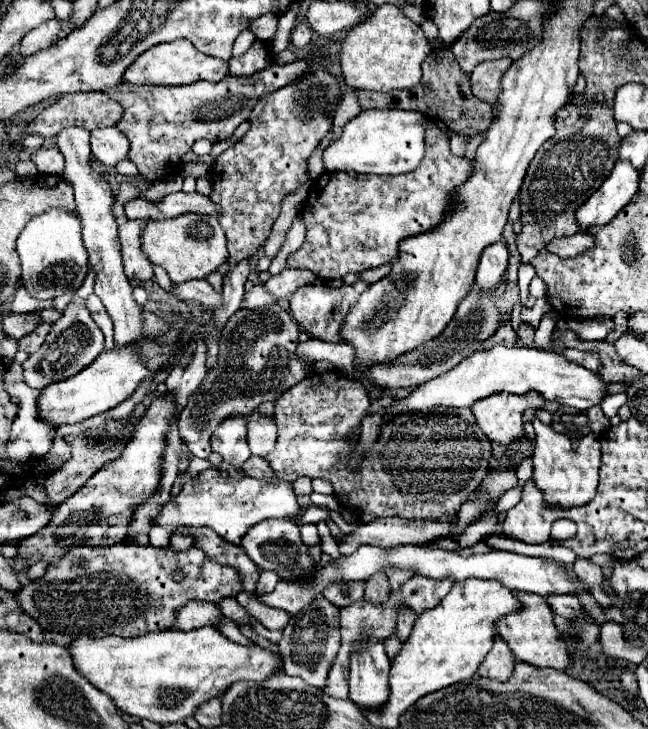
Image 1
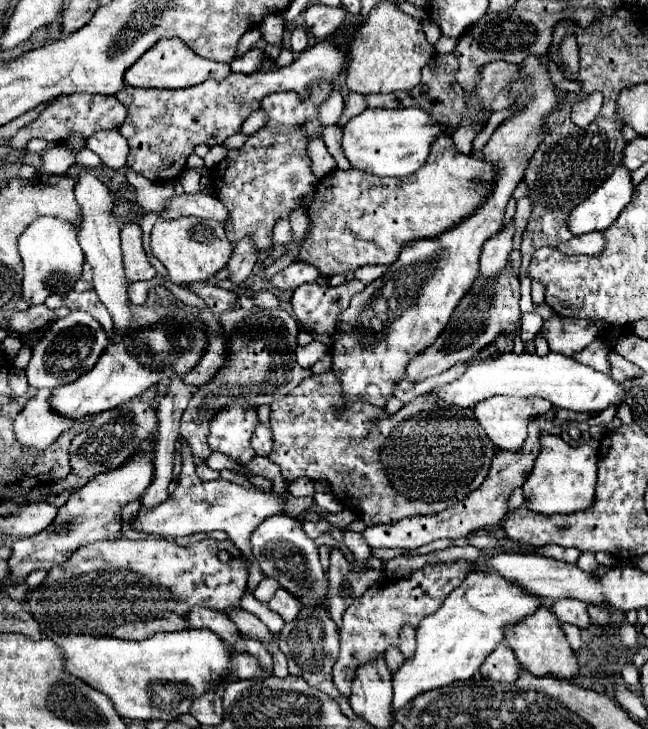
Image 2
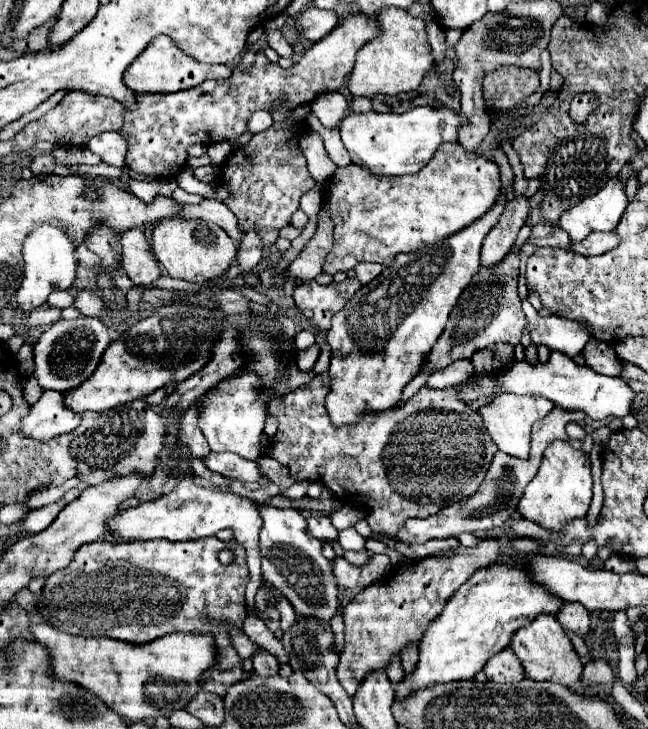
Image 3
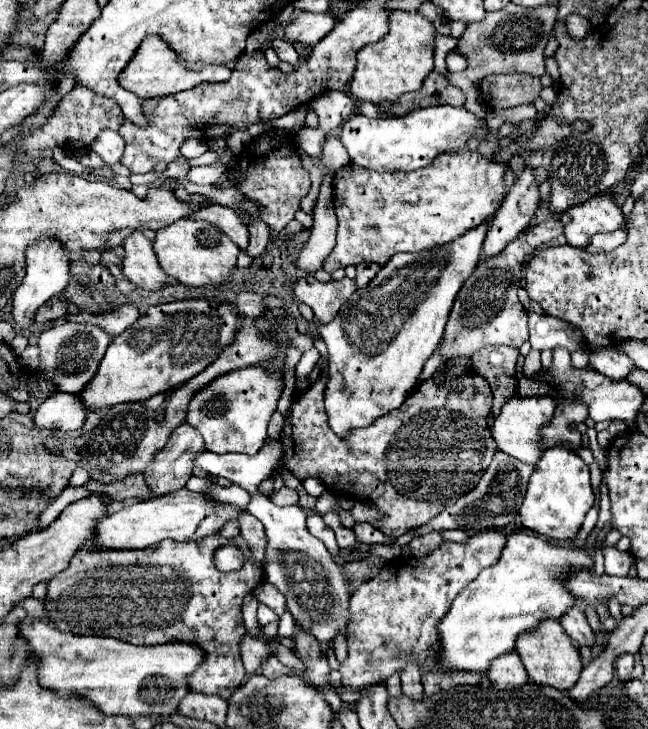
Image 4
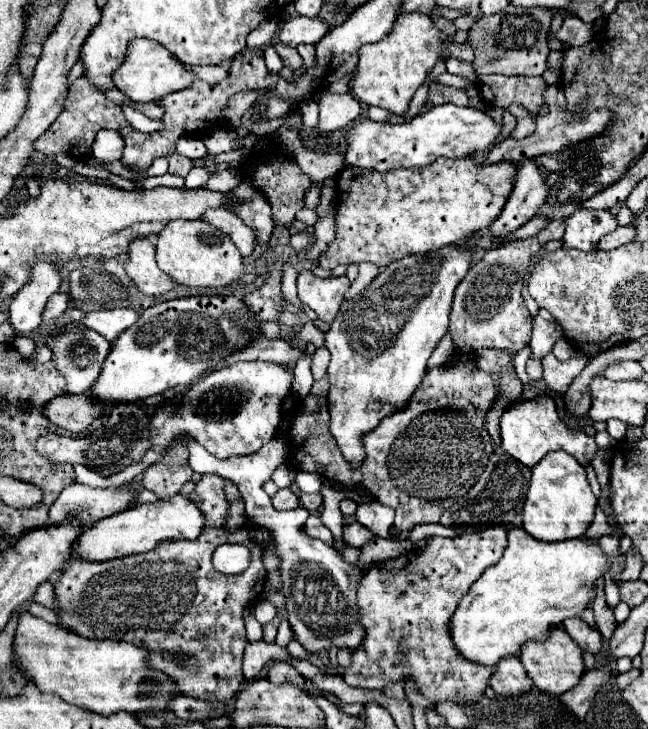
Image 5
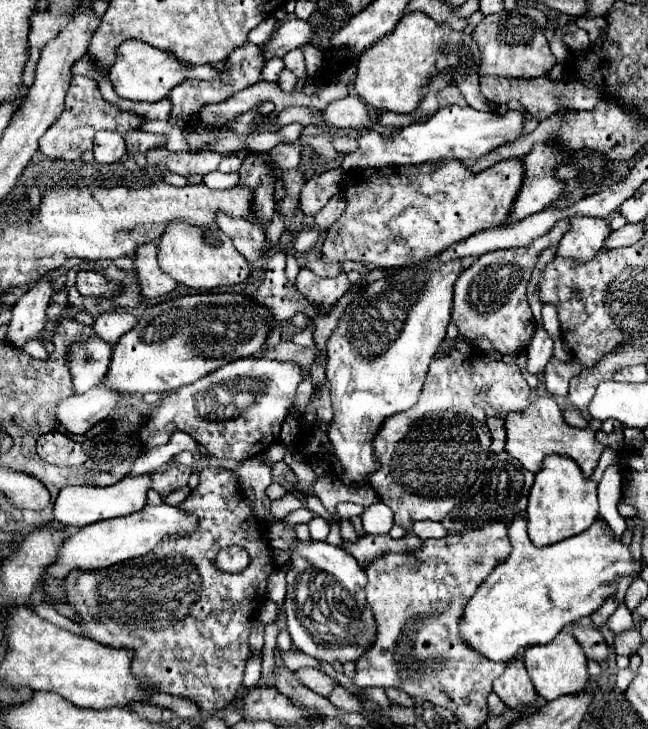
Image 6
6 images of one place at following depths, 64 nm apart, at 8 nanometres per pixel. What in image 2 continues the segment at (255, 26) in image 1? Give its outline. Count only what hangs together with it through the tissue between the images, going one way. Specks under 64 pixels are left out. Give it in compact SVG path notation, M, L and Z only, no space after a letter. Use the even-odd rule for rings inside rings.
M280 14L266 16L266 18L262 20L262 24L260 24L262 38L264 38L268 44L274 44L274 46L284 48L284 44L282 44L284 27L285 23Z

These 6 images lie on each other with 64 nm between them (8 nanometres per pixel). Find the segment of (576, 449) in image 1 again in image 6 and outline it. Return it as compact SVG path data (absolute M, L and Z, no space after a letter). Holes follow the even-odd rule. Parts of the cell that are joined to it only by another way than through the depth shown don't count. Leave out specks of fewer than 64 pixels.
M548 456L528 496L528 536L534 546L550 546L576 536L592 526L598 518L598 484L588 482L576 462L566 456Z

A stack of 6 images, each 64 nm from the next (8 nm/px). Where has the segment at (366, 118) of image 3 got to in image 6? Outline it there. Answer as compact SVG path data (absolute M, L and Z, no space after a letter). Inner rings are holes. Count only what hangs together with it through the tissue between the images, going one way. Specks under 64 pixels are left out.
M448 106L448 108L440 108L436 114L432 114L424 124L410 124L402 130L398 130L394 134L392 140L382 138L378 132L366 132L364 136L358 138L358 150L344 156L342 168L350 170L350 168L386 168L386 166L404 166L404 164L422 164L426 160L478 160L482 156L486 156L488 152L492 152L498 146L504 146L508 142L514 142L522 136L524 132L524 114L518 110L508 110L506 114L498 114L498 112L478 112L470 106L460 108L460 106Z

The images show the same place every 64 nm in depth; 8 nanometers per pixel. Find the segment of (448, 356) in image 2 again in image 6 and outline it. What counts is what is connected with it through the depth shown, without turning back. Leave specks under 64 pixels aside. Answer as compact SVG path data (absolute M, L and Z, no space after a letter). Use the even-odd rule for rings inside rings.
M560 220L548 236L534 240L528 248L496 250L480 256L468 270L464 270L454 284L454 310L452 320L460 330L460 340L476 344L476 336L486 336L492 340L498 352L514 354L522 348L528 348L536 322L526 298L528 282L532 270L538 262L538 256L548 246L556 246L560 238L570 230L570 220Z

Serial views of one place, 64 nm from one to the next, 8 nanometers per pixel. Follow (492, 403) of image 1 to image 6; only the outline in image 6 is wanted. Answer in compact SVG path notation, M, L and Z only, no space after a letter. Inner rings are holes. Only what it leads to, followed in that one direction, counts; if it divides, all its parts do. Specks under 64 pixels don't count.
M538 396L532 402L532 408L524 414L510 414L506 418L506 450L512 458L520 460L520 464L530 472L542 470L542 460L550 454L572 458L586 478L590 478L598 466L604 446L596 440L598 422L590 420L586 428L572 428L564 422L562 412L552 396Z

